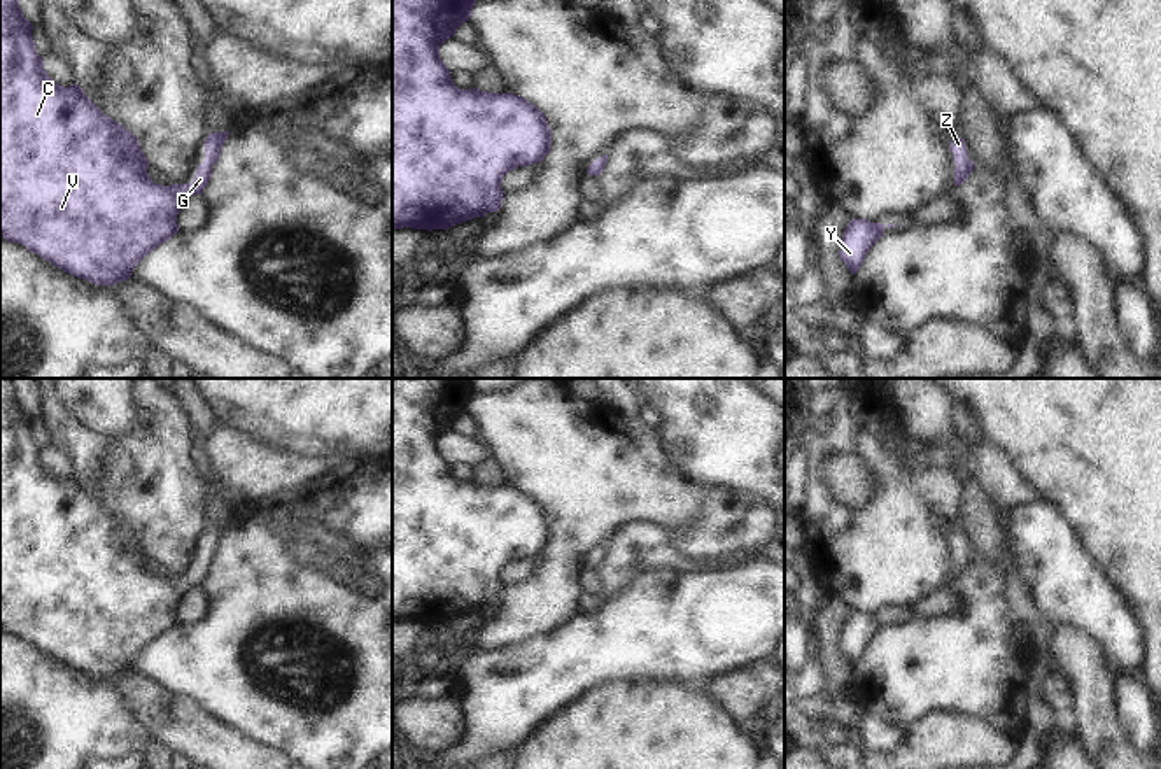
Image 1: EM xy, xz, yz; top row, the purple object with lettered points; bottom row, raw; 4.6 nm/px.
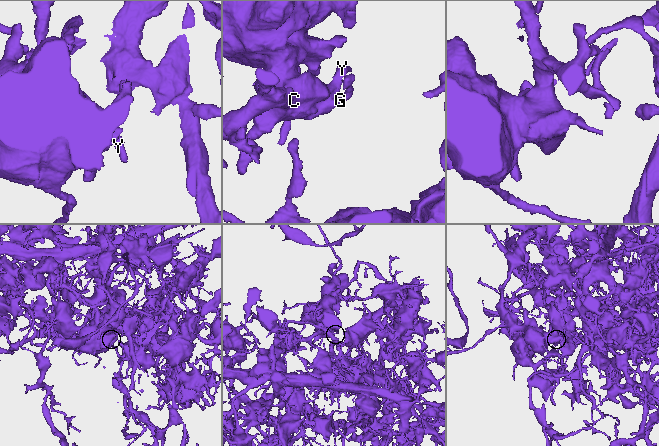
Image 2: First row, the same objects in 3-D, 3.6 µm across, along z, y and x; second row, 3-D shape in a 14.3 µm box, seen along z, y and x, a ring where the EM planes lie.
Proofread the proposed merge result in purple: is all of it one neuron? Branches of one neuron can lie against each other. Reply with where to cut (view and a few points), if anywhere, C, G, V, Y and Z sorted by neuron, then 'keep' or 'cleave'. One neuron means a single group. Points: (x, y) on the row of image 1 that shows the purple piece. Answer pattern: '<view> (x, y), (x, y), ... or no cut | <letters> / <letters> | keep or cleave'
no cut | C G V Y Z | keep

